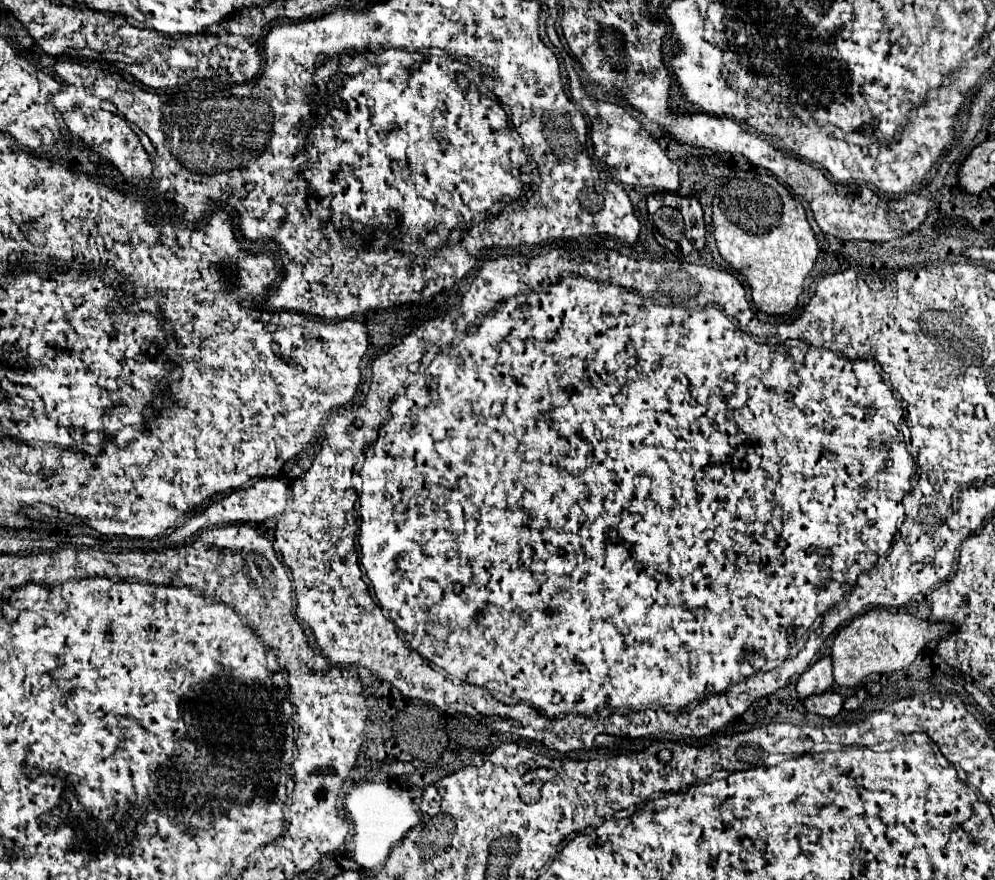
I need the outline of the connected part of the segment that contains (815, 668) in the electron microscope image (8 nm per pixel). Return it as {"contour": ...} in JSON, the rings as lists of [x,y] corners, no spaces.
{"contour":[[[821,658],[815,664],[811,664],[811,668],[807,668],[799,680],[797,680],[797,694],[801,700],[805,700],[807,696],[815,696],[815,694],[823,694],[831,688],[833,684],[833,676],[831,676],[831,658]]]}

